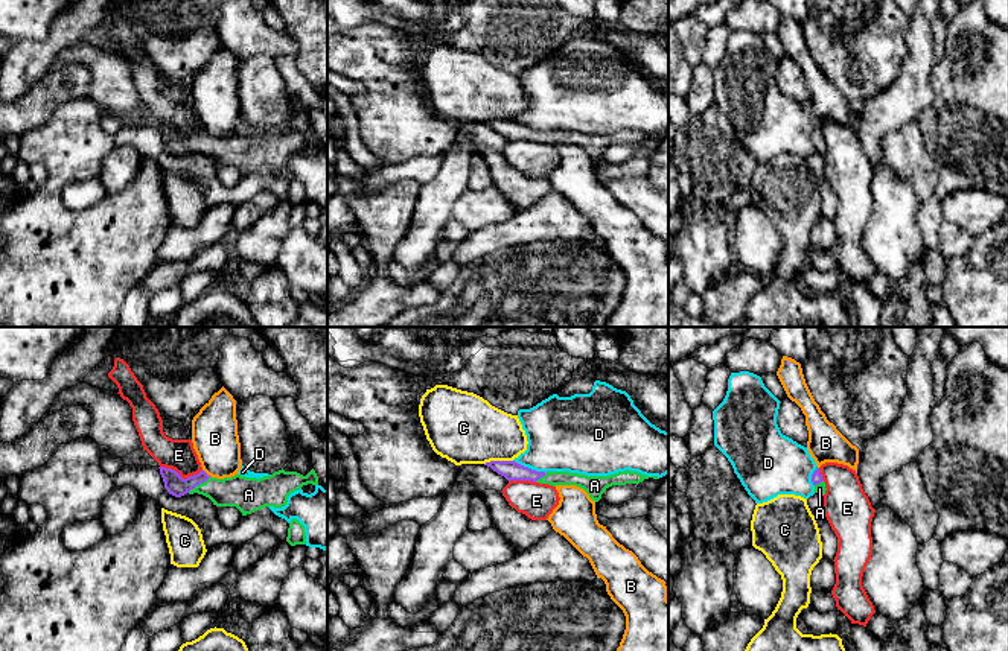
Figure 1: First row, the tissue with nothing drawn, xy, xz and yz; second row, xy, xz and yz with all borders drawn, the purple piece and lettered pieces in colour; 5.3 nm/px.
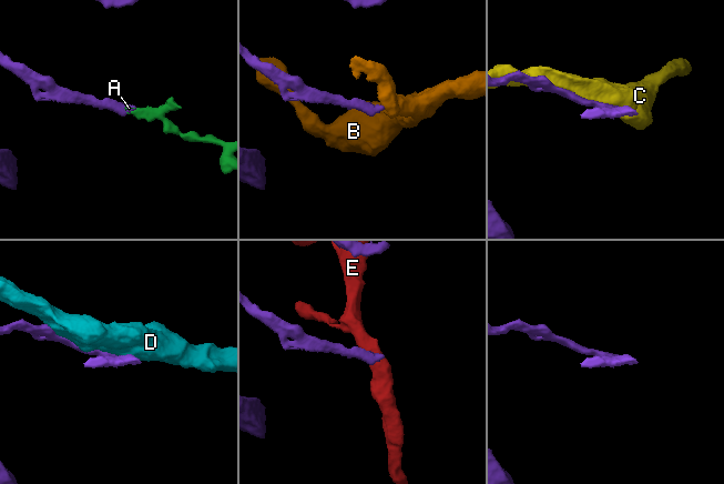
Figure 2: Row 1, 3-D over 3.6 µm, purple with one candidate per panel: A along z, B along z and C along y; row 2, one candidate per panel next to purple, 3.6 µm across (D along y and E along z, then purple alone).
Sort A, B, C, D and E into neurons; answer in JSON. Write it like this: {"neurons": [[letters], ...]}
{"neurons": [["A"], ["B"], ["C"], ["D"], ["E"]]}

